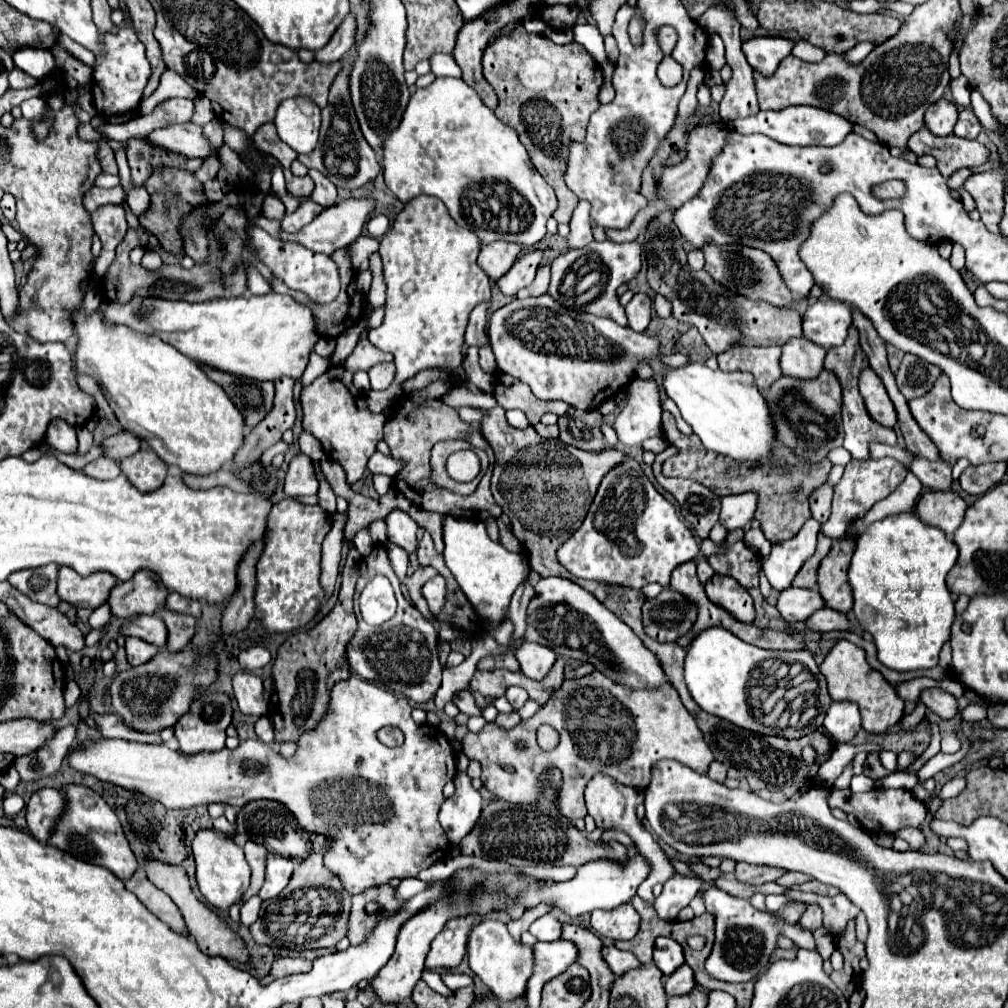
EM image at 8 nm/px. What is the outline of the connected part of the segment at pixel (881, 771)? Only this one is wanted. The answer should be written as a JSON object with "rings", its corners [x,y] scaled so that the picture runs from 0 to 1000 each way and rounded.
{"rings":[[[867,747],[867,763],[861,763],[861,765],[857,765],[861,771],[865,771],[867,775],[873,775],[873,773],[877,773],[877,771],[881,771],[883,769],[883,765],[881,763],[877,763],[877,759],[873,757],[873,751],[871,751],[871,747]]]}

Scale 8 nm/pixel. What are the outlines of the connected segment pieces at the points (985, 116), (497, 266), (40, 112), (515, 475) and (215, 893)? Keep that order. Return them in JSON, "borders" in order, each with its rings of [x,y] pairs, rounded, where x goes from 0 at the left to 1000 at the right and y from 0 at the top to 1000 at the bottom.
{"borders":[[[[964,88],[964,108],[966,108],[966,112],[968,112],[970,120],[972,120],[978,128],[994,130],[994,128],[992,128],[992,124],[990,124],[990,120],[984,116],[984,112],[982,112],[982,106],[980,106],[978,98],[976,98],[976,96],[972,94],[972,90],[968,90],[968,88]]],[[[490,239],[476,247],[474,263],[482,273],[486,273],[488,279],[494,279],[496,275],[500,275],[506,269],[506,265],[510,263],[510,257],[514,255],[516,249],[518,249],[518,245],[512,241]]],[[[40,96],[40,98],[28,98],[28,100],[24,100],[20,104],[20,108],[22,108],[24,116],[32,116],[34,120],[40,120],[46,114],[48,104],[46,104],[46,98]]],[[[490,404],[488,408],[482,408],[482,414],[478,418],[478,432],[486,439],[492,451],[490,469],[488,469],[488,491],[492,499],[498,503],[498,507],[506,513],[508,529],[524,547],[528,564],[532,564],[538,572],[556,570],[575,578],[583,588],[587,588],[595,598],[599,598],[611,612],[615,612],[639,636],[639,640],[655,654],[657,664],[661,666],[667,682],[671,682],[679,701],[685,705],[687,693],[683,689],[683,682],[679,682],[679,644],[671,642],[671,638],[653,638],[639,630],[635,620],[635,602],[641,592],[631,584],[607,582],[603,578],[579,576],[567,572],[567,568],[563,568],[552,555],[552,547],[556,539],[560,539],[560,535],[569,531],[575,519],[579,517],[583,499],[587,499],[595,475],[609,461],[613,461],[621,451],[613,445],[599,445],[595,449],[577,447],[575,453],[575,445],[562,441],[556,436],[538,436],[530,428],[530,424],[512,426],[504,422],[498,404]]],[[[198,822],[190,834],[190,844],[194,852],[194,872],[202,892],[220,904],[226,904],[232,896],[240,896],[240,888],[248,880],[248,858],[232,832],[218,828],[212,822]]]]}

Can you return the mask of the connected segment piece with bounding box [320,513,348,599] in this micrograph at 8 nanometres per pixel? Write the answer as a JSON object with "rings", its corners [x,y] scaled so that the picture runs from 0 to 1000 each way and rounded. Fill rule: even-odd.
{"rings":[[[331,509],[329,511],[329,525],[319,539],[319,572],[317,572],[317,576],[323,586],[323,594],[329,590],[331,578],[335,572],[337,547],[339,547],[339,535],[341,535],[339,527],[341,527],[343,515],[345,515],[343,509]]]}

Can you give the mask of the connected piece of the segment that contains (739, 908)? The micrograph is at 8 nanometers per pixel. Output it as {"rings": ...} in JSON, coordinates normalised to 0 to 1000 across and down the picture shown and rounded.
{"rings":[[[714,890],[708,892],[698,892],[702,906],[712,910],[710,916],[710,928],[720,932],[708,932],[708,939],[704,949],[700,951],[700,963],[704,969],[712,973],[722,973],[722,975],[740,975],[752,969],[752,965],[758,965],[762,961],[764,947],[772,939],[772,930],[778,928],[786,932],[792,939],[798,941],[808,941],[808,930],[806,924],[798,922],[794,916],[784,918],[780,916],[774,908],[762,906],[762,904],[752,904],[744,896],[714,896]]]}

